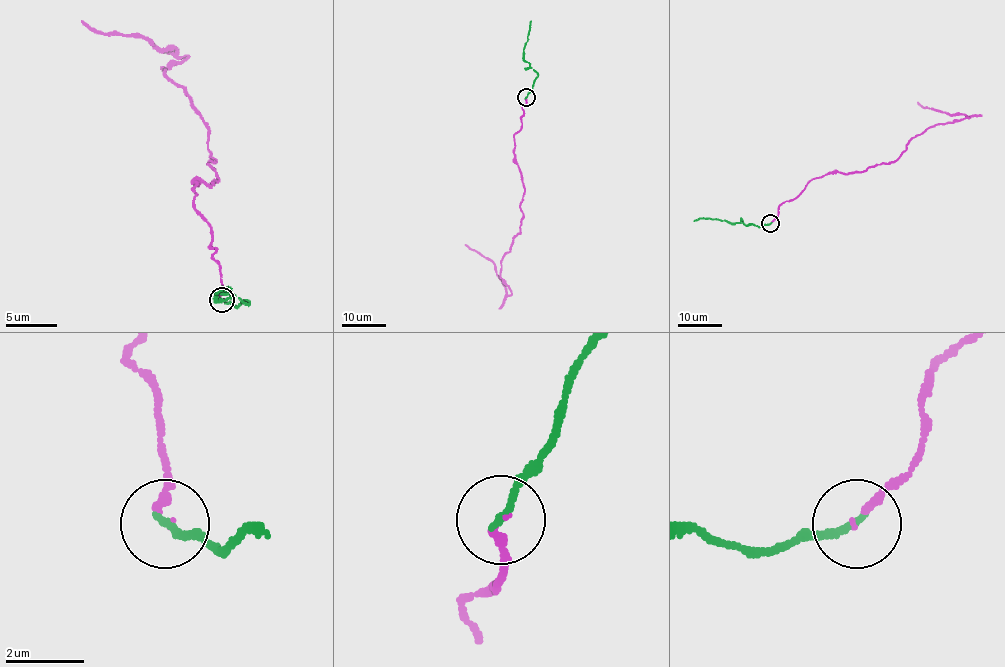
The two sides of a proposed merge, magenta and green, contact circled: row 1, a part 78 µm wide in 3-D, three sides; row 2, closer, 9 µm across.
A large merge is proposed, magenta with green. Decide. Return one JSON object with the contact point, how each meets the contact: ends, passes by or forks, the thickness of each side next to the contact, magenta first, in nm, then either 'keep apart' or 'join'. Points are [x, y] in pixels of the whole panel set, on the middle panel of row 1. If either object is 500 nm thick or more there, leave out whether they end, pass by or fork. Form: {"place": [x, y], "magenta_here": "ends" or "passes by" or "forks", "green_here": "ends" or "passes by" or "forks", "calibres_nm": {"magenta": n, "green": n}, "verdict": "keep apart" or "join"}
{"place": [526, 97], "magenta_here": "ends", "green_here": "ends", "calibres_nm": {"magenta": 130, "green": 180}, "verdict": "join"}

